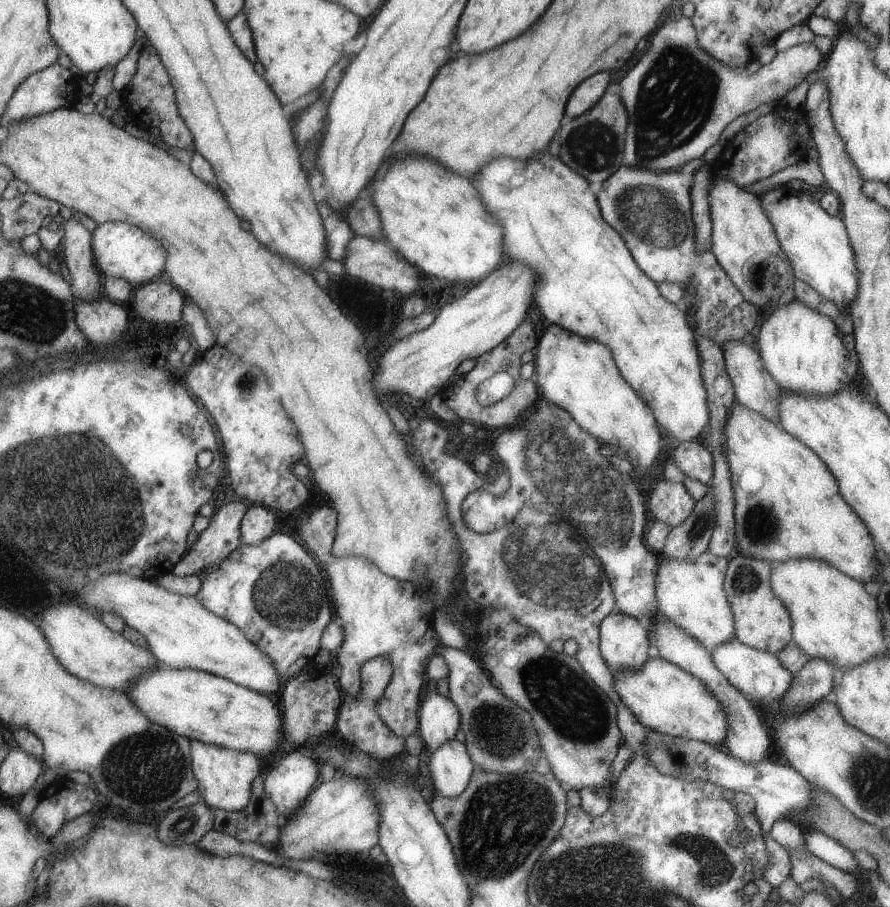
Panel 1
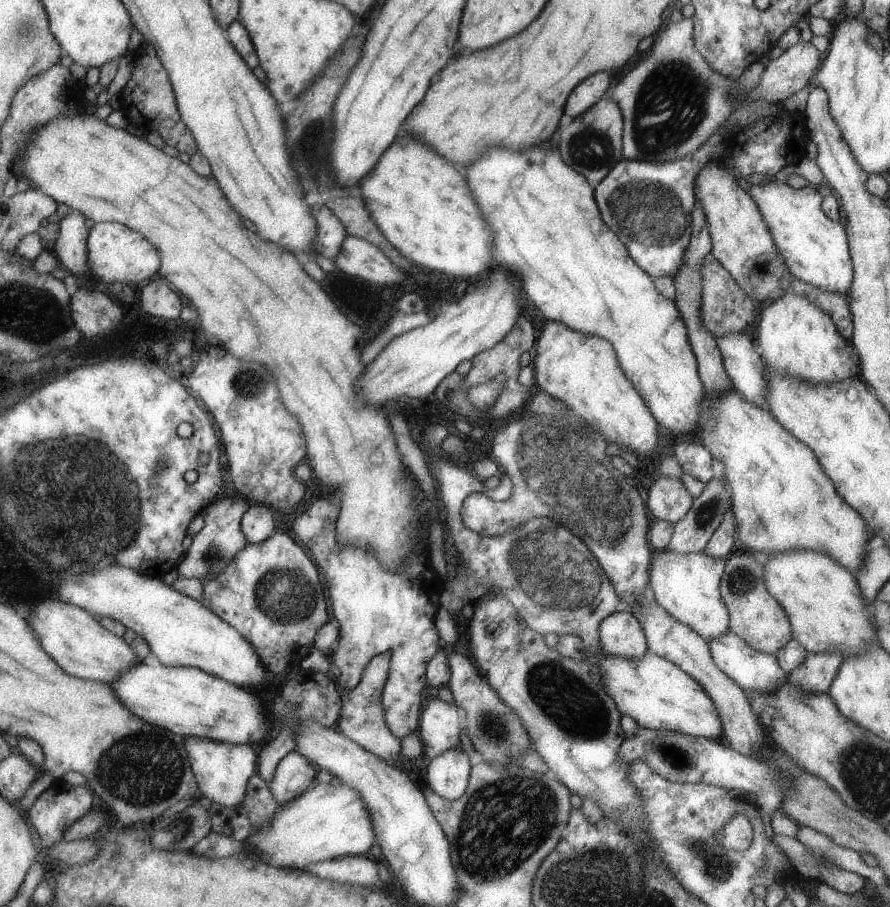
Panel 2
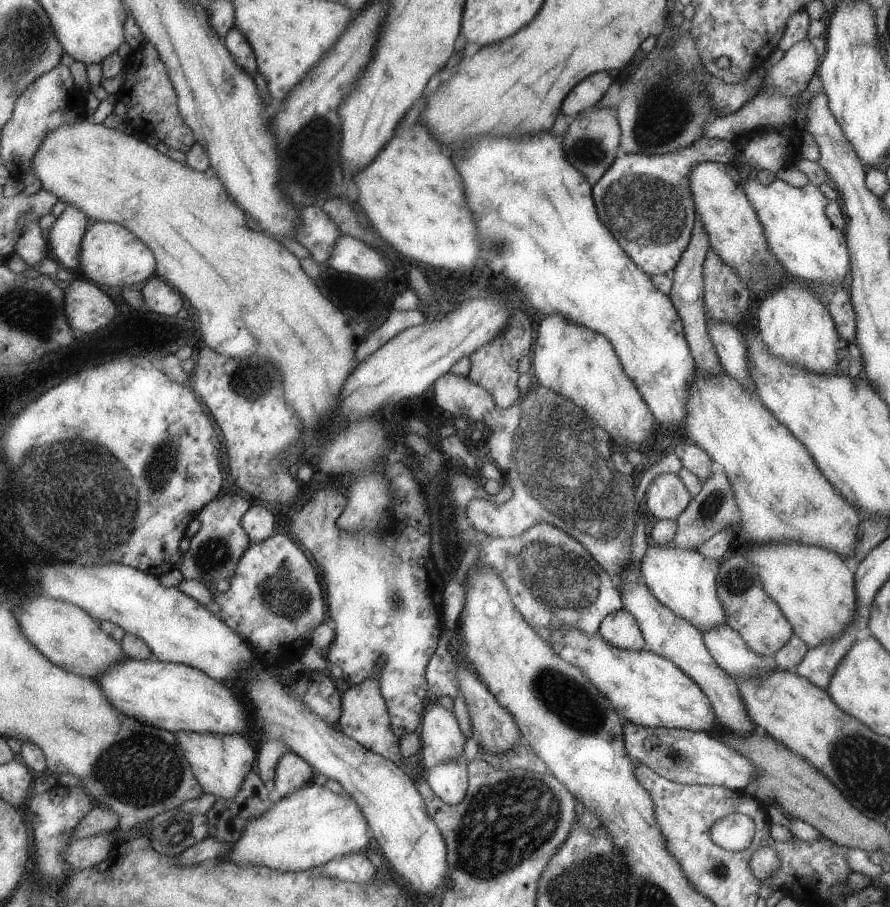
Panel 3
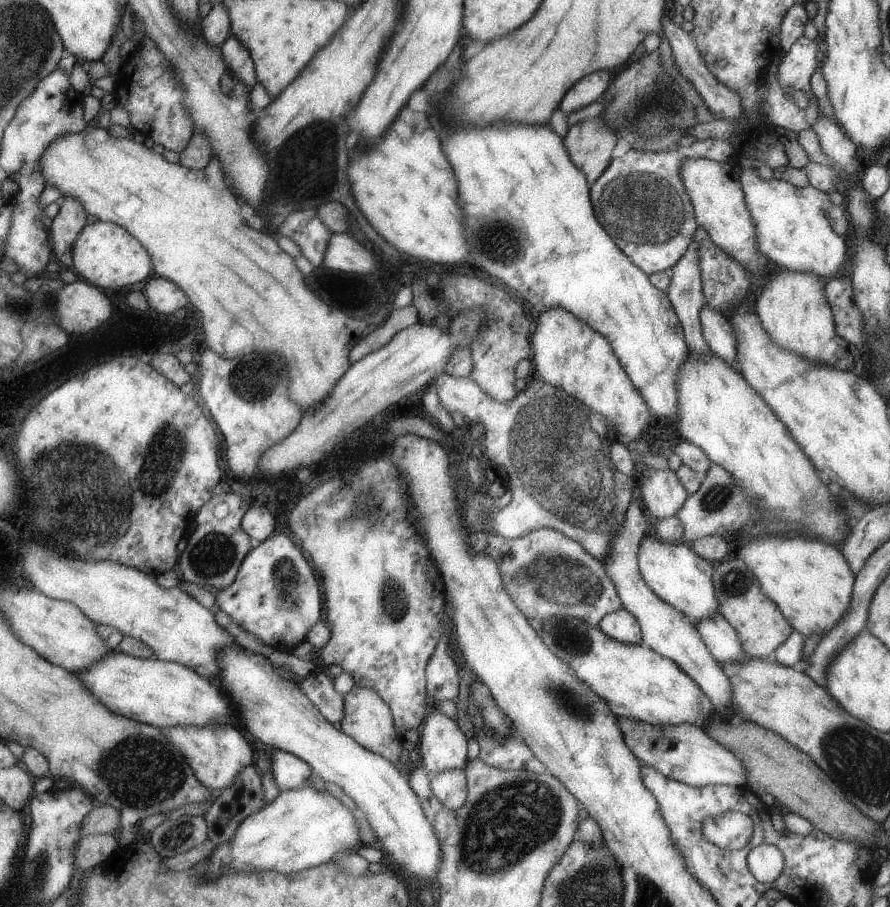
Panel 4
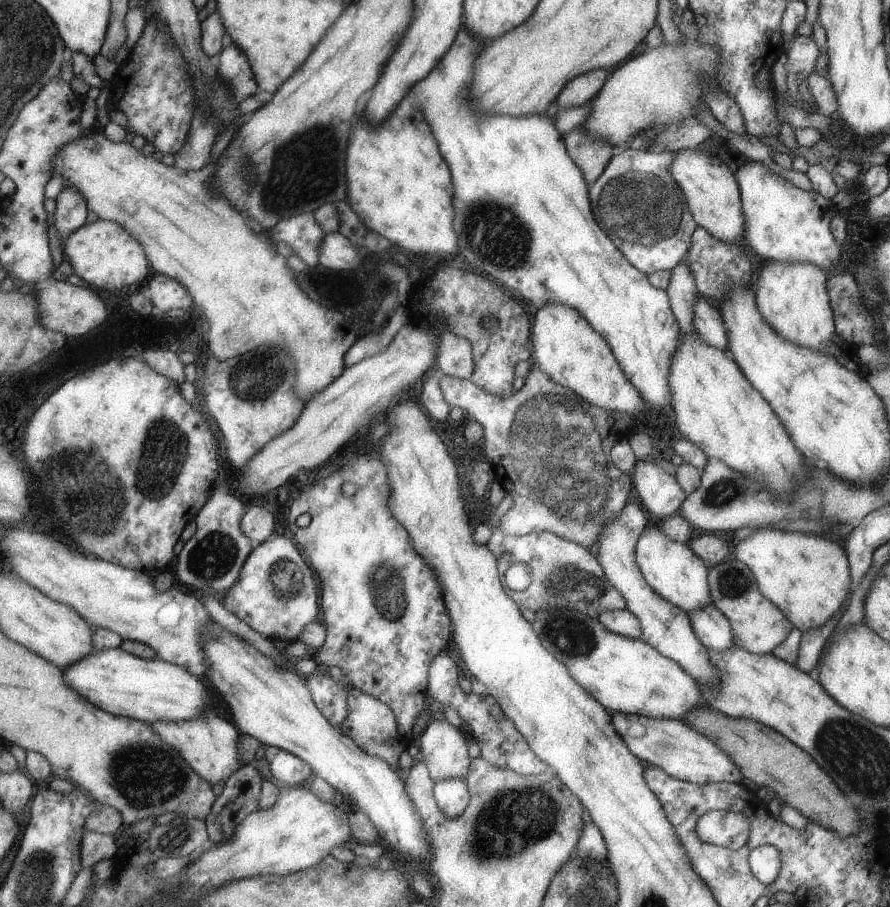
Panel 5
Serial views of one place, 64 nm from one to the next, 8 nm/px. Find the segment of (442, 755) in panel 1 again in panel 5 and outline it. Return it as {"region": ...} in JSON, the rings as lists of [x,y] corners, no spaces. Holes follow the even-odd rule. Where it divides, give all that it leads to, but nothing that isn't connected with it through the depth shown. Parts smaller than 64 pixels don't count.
{"region":[[[456,777],[434,781],[432,794],[438,810],[446,818],[456,818],[469,803],[466,782]]]}

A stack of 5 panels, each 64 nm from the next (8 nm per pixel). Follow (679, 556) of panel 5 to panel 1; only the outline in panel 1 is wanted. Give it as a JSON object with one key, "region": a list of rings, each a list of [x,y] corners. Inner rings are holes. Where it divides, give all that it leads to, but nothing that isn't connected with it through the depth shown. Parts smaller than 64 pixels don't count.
{"region":[[[707,551],[701,553],[695,560],[669,559],[658,555],[657,572],[655,572],[655,598],[657,599],[659,614],[681,628],[685,634],[693,636],[710,653],[717,644],[731,640],[734,636],[733,632],[735,632],[733,614],[731,614],[727,597],[723,592],[723,580],[727,564],[726,557],[716,557]]]}

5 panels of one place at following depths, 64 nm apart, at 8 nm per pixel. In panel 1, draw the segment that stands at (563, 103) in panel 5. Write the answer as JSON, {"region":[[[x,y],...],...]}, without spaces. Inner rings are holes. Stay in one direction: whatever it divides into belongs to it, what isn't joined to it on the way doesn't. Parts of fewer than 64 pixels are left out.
{"region":[[[599,72],[599,74],[593,74],[591,78],[583,80],[571,92],[571,96],[567,100],[567,106],[565,106],[565,114],[567,116],[565,116],[565,119],[577,118],[584,112],[587,112],[592,106],[595,106],[595,102],[605,92],[609,80],[611,80],[609,72]]]}

